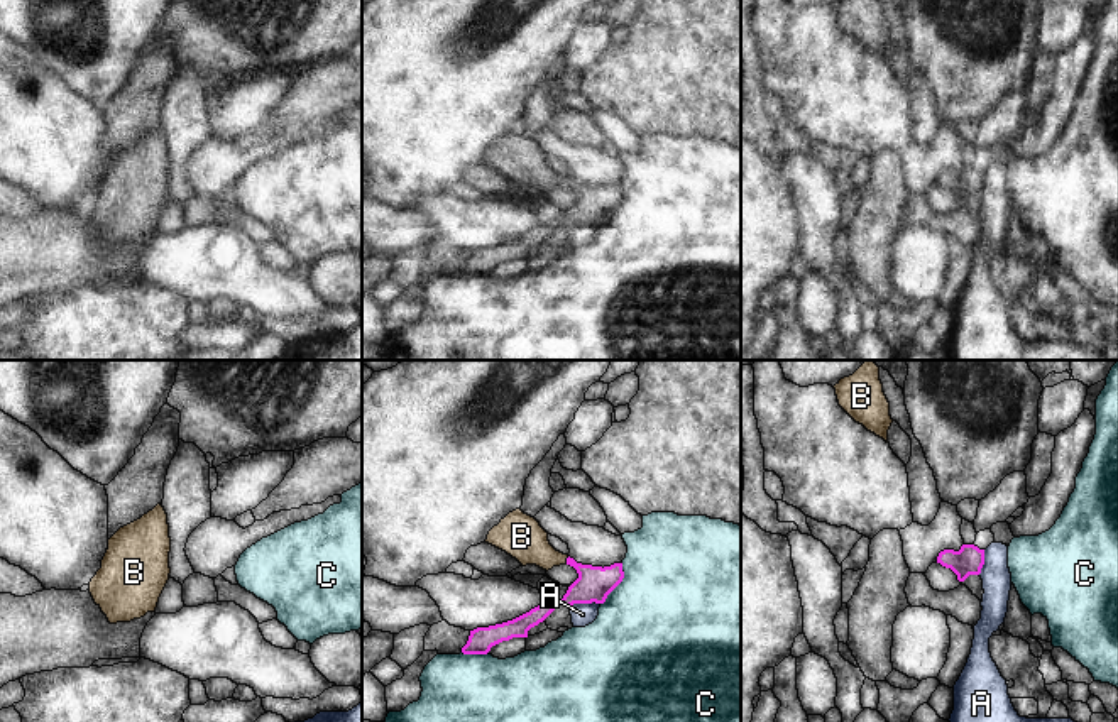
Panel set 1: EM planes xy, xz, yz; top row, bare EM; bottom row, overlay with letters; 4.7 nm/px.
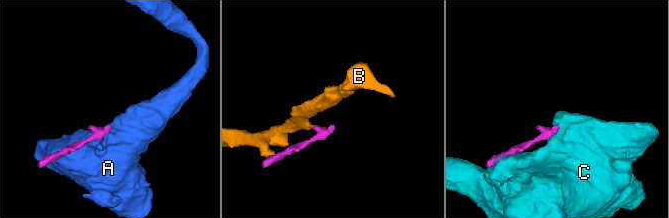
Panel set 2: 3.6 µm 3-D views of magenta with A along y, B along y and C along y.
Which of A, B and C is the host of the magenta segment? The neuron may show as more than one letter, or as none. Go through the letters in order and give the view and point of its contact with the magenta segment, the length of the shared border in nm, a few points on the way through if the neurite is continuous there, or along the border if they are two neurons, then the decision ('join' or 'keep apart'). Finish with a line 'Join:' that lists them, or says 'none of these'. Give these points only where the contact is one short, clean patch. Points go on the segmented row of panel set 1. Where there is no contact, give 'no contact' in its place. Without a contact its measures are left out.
A: xz (584, 602) | 150 nm | along xz (599, 602), (574, 602), (569, 606) | keep apart
B: xz (567, 560) | 40 nm | across xz (594, 584), (567, 560), (545, 557), (521, 536) | join
C: xz (619, 582) | 220 nm | keep apart
Join: B

